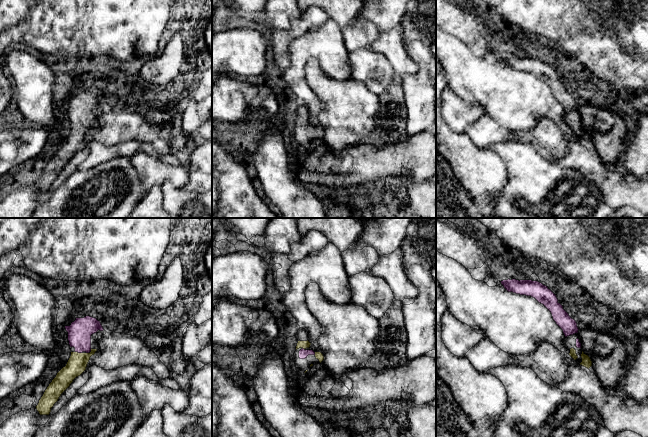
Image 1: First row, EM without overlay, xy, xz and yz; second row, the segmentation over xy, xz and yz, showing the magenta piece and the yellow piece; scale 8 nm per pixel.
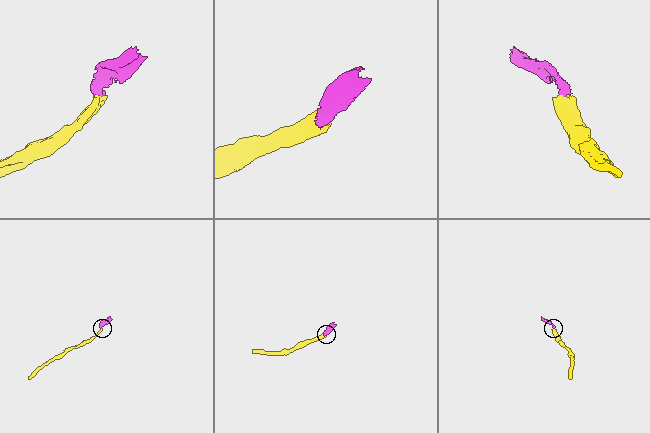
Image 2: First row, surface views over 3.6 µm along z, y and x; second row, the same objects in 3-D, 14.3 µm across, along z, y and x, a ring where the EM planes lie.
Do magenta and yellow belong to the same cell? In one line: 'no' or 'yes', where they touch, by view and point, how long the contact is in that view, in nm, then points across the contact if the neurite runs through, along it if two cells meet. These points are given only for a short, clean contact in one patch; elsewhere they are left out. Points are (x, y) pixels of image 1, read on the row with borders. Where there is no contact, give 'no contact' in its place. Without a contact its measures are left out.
yes | xy (78, 352) | 60 nm | across xy (79, 332), (78, 352), (77, 363)

